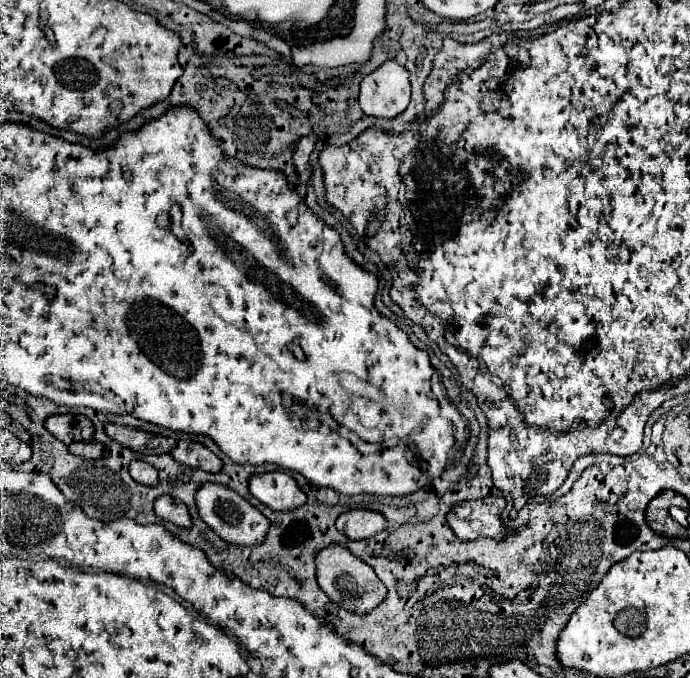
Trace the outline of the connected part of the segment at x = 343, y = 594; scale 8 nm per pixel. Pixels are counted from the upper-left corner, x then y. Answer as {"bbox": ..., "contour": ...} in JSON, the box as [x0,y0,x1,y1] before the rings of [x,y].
{"bbox":[315,544,387,614],"contour":[[[329,544],[327,548],[323,548],[315,556],[315,566],[317,566],[317,582],[319,582],[321,590],[327,592],[327,596],[333,602],[337,602],[339,606],[343,606],[351,612],[365,614],[365,612],[369,612],[371,608],[375,608],[377,604],[381,604],[385,600],[387,588],[377,578],[375,570],[369,564],[365,564],[361,558],[357,558],[355,554],[347,552],[345,546]]]}

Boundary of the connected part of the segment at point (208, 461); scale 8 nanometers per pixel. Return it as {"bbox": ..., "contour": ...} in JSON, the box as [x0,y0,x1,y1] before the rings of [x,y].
{"bbox":[171,440,221,472],"contour":[[[179,440],[179,444],[171,450],[171,456],[181,464],[201,468],[207,472],[219,472],[221,470],[221,460],[207,446],[203,446],[199,442]]]}

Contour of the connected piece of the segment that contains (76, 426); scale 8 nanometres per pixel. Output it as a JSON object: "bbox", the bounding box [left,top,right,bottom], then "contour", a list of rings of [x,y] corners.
{"bbox":[45,414,93,444],"contour":[[[55,414],[45,420],[45,428],[65,444],[93,440],[93,422],[87,416]]]}

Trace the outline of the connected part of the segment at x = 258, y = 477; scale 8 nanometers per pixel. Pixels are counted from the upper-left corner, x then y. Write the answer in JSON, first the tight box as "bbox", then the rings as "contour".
{"bbox":[249,472,307,510],"contour":[[[285,472],[253,474],[249,478],[249,490],[259,502],[263,502],[273,510],[291,510],[307,502],[303,490]]]}

